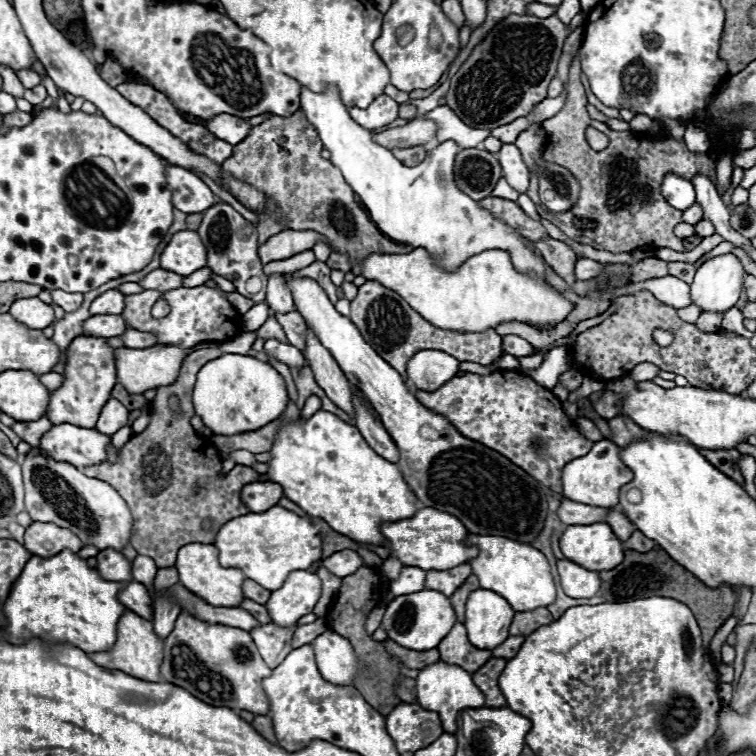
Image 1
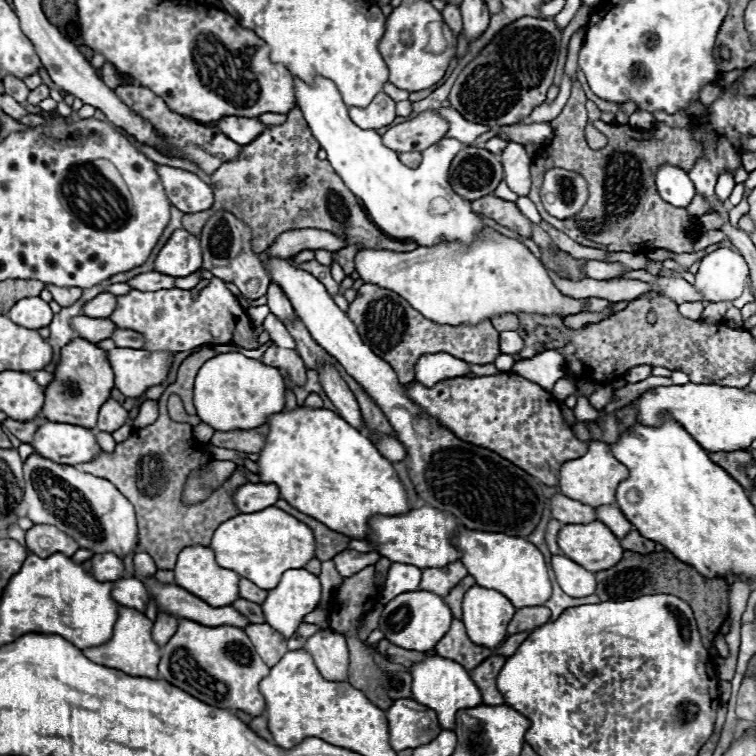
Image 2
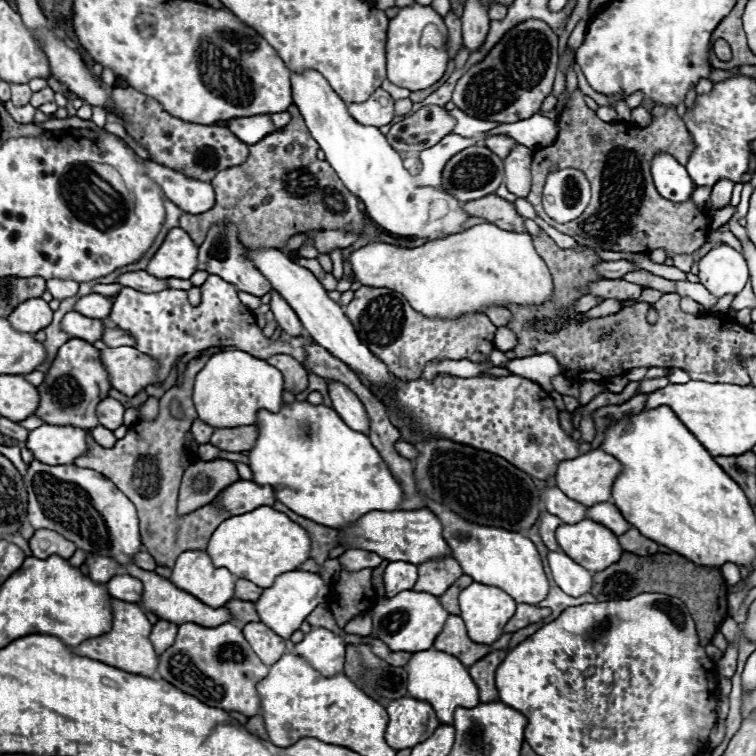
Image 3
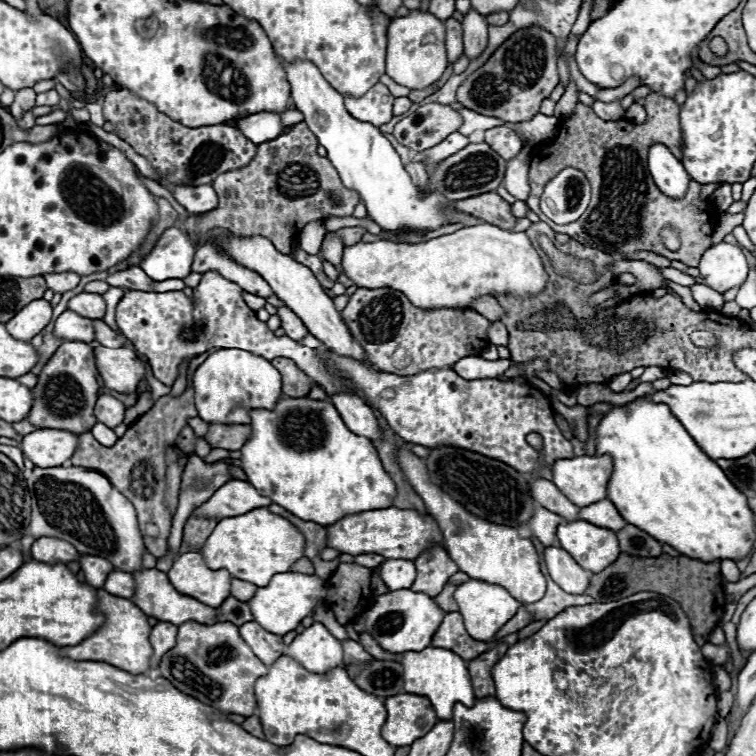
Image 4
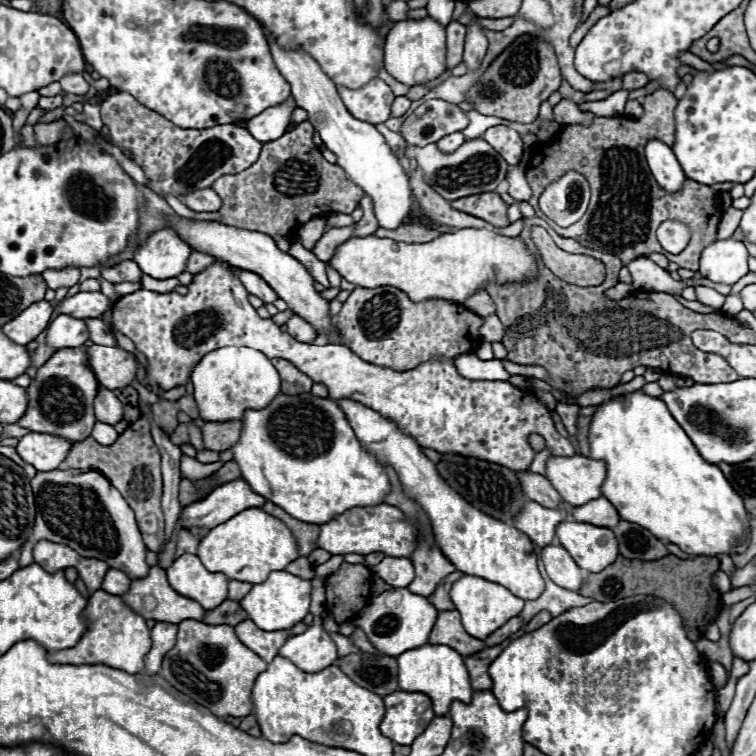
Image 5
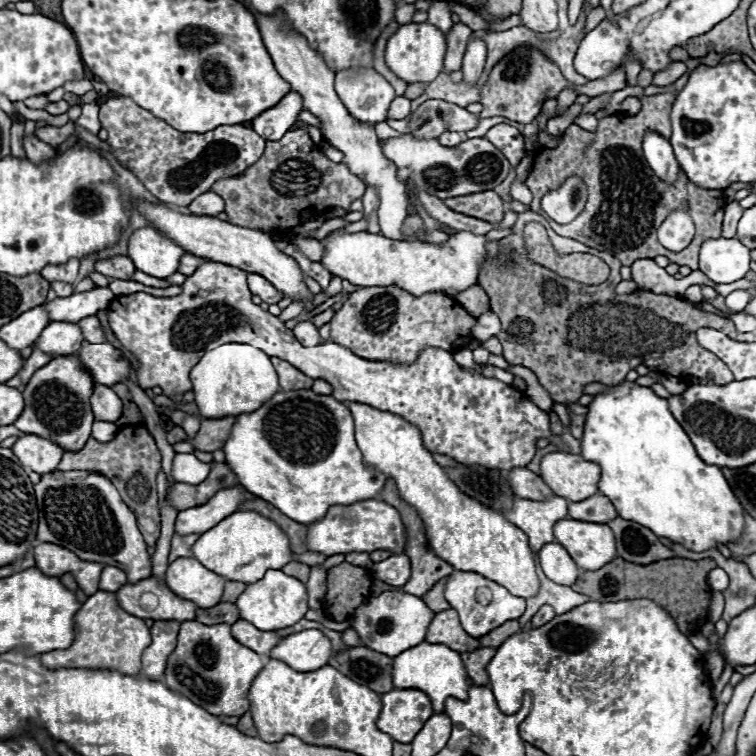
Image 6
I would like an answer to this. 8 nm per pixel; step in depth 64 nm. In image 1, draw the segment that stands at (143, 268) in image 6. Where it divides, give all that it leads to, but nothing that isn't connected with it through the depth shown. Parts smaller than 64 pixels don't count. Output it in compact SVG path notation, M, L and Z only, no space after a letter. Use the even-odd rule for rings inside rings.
M182 230L172 236L168 246L160 256L160 266L164 270L190 276L192 272L206 266L206 248L194 230Z

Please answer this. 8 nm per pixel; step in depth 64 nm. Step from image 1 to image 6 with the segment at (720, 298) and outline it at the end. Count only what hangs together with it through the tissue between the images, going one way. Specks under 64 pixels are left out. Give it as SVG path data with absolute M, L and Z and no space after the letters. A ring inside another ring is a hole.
M736 238L706 240L700 250L700 270L716 284L730 284L750 270L750 248Z

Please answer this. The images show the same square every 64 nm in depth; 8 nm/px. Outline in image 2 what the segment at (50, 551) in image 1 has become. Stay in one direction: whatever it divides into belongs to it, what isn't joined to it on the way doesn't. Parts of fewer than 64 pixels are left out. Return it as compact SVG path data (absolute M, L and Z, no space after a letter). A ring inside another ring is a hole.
M34 524L26 532L26 548L36 556L52 556L52 552L64 552L66 556L72 556L80 546L56 526Z

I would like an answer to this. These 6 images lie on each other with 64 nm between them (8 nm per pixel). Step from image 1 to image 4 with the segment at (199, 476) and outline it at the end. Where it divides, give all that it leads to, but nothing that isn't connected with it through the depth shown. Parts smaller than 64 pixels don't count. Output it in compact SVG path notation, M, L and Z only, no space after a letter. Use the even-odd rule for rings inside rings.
M190 382L180 396L172 396L172 394L162 396L146 414L142 414L134 424L130 424L126 434L110 448L98 444L90 432L82 434L80 446L74 452L74 456L70 458L72 466L84 466L84 468L90 468L90 470L104 474L134 504L134 508L138 512L140 530L144 536L144 546L156 558L168 556L168 536L170 536L170 528L172 528L172 512L168 510L168 506L164 502L164 496L166 496L166 450L176 446L176 438L178 438L180 430L184 426L188 426L190 418L196 418L196 416L198 416L198 412L194 408L194 390L192 390L192 382ZM190 516L184 524L184 536L182 542L192 546L194 550L200 550L204 546L204 542L208 540L208 536L212 534L212 530L216 528L218 520L214 518L204 518L204 516Z

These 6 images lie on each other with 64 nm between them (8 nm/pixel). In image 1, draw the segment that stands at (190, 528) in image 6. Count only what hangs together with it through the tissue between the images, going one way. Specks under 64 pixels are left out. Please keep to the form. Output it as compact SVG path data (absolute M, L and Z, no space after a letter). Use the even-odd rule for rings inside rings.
M252 482L242 490L242 500L244 504L248 504L248 508L252 508L252 512L264 512L276 506L280 498L282 498L282 486L274 482L264 482L264 484Z

